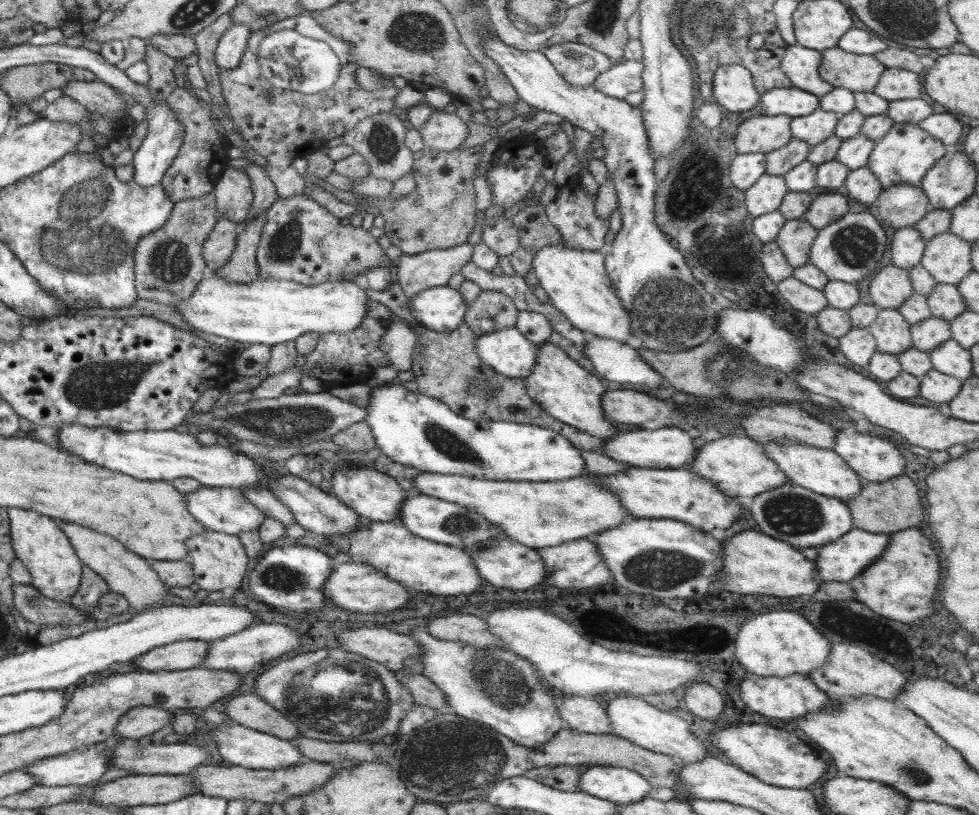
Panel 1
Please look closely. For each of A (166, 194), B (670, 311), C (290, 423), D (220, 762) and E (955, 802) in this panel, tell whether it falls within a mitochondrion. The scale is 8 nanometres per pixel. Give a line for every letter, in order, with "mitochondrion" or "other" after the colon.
A: other
B: mitochondrion
C: mitochondrion
D: other
E: other

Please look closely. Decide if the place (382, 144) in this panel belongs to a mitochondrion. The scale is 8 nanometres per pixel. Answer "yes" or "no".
yes

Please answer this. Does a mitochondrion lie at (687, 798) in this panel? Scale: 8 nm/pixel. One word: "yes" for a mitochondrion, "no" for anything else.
no

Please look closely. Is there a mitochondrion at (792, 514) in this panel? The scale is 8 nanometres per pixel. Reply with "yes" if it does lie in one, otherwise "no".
yes

